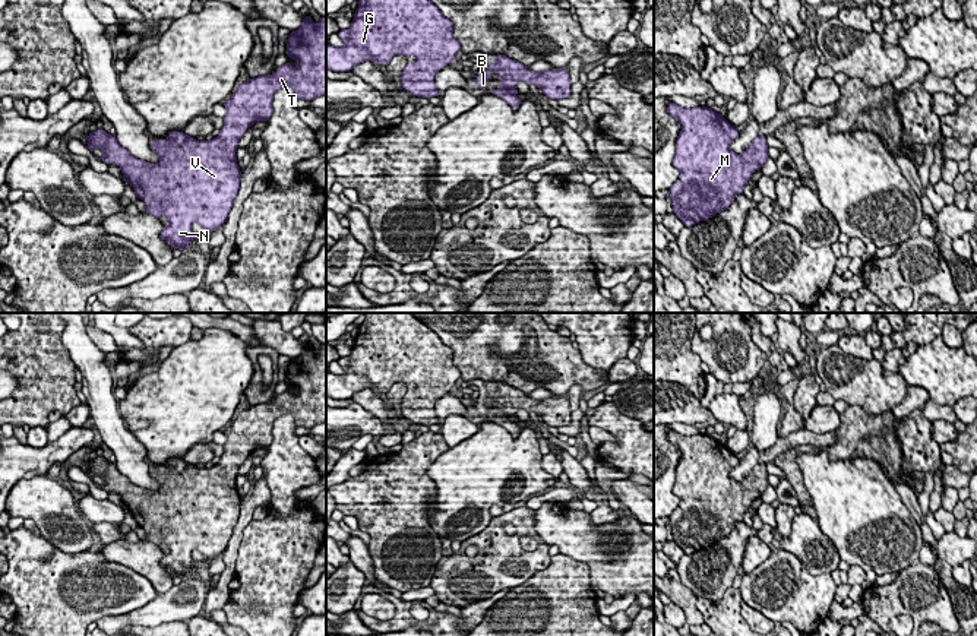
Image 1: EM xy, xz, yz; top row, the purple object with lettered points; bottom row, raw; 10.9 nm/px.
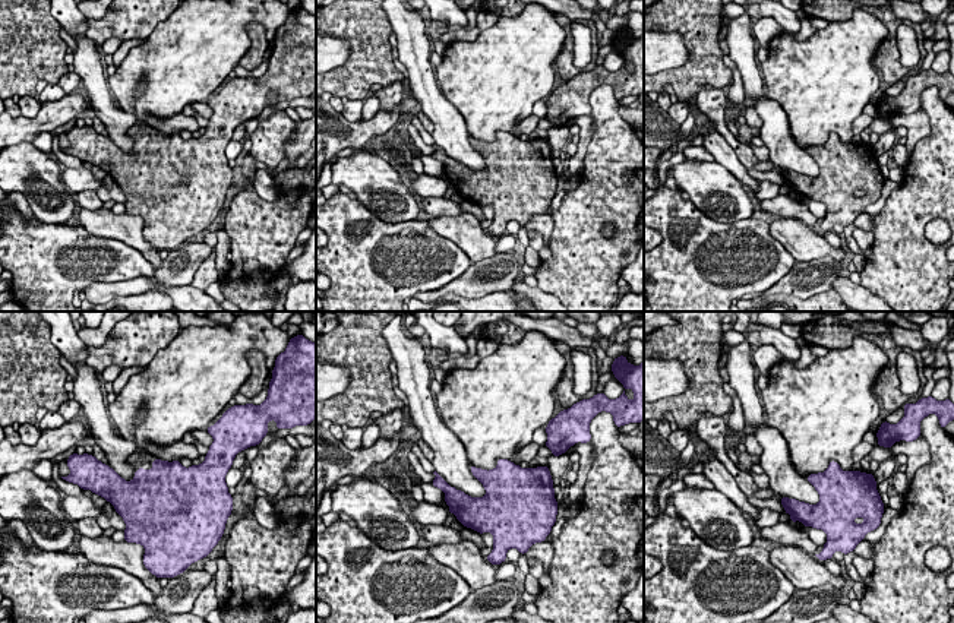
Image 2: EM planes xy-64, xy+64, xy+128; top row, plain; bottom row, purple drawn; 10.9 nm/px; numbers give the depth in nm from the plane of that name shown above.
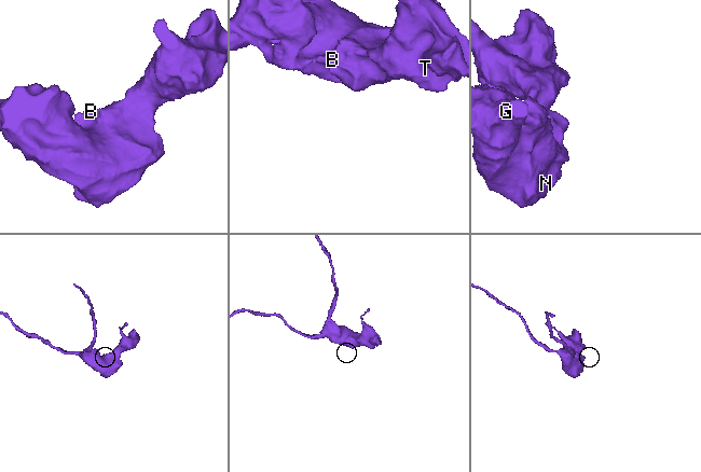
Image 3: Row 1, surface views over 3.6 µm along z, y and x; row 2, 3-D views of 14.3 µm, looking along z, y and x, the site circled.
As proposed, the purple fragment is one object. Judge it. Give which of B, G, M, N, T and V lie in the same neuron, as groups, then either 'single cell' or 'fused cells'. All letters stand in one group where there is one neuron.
groups B G M N T V; single cell

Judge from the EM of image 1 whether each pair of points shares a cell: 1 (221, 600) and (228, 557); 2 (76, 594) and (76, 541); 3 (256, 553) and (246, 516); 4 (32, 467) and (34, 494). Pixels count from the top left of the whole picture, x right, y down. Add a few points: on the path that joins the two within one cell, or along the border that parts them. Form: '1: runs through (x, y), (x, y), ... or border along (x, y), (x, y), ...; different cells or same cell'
1: runs through (221, 589), (228, 568); same cell
2: border along (44, 538), (63, 551), (87, 551); different cells
3: border along (253, 519), (243, 531), (236, 556); different cells
4: border along (46, 474), (21, 478), (15, 484); different cells

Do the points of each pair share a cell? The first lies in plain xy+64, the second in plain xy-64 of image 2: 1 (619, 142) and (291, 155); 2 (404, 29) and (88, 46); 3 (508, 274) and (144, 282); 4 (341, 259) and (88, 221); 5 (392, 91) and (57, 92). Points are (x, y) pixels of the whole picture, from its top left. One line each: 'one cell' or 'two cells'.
1: two cells
2: one cell
3: one cell
4: two cells
5: two cells

